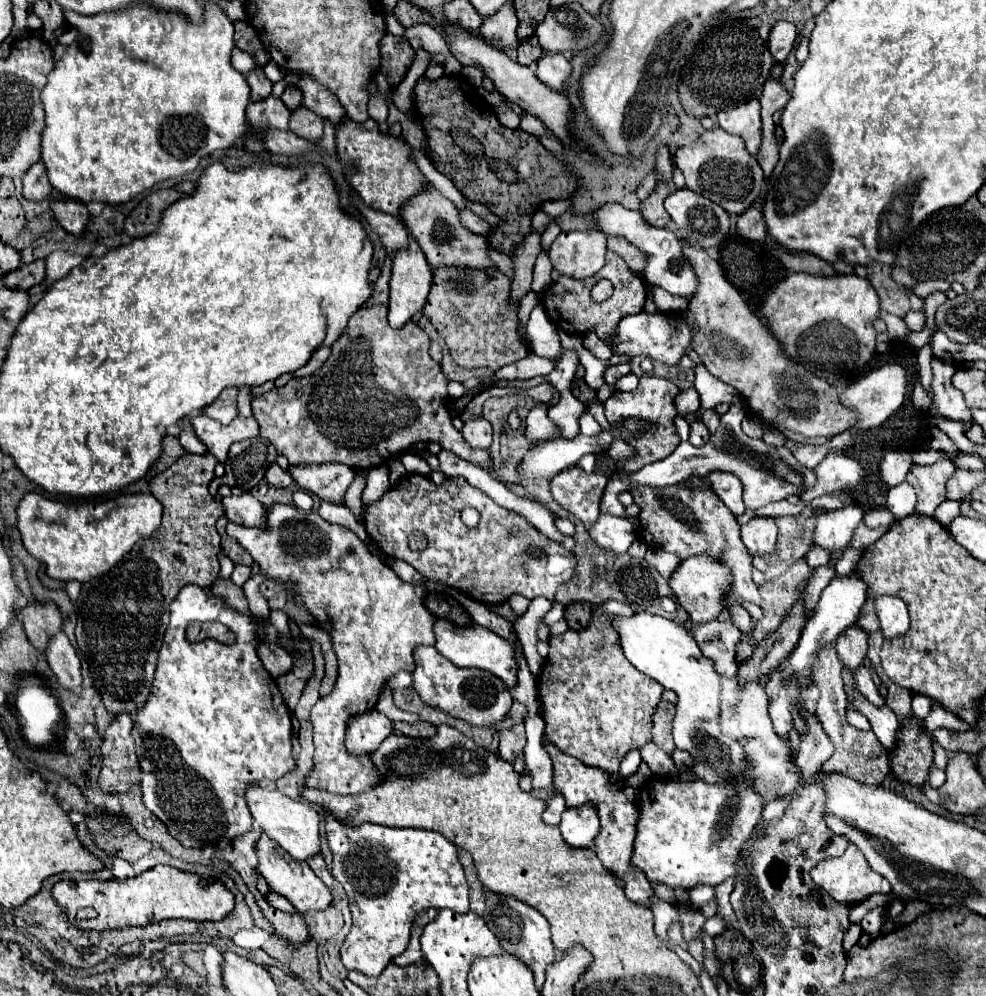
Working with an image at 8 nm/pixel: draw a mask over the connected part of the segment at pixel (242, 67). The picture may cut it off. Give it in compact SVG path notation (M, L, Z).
M234 48L234 52L232 52L232 66L234 66L238 72L244 74L244 72L250 72L250 68L254 68L256 64L254 64L254 60L252 60L250 54Z

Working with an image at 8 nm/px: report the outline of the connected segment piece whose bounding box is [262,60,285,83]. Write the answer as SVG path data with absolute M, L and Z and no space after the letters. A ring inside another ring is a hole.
M273 60L264 66L262 70L267 78L269 78L273 83L280 81L285 75L284 70L282 70Z

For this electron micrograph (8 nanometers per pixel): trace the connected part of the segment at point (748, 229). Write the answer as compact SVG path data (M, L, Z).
M752 206L738 218L738 234L750 242L764 242L766 240L766 224L762 212Z

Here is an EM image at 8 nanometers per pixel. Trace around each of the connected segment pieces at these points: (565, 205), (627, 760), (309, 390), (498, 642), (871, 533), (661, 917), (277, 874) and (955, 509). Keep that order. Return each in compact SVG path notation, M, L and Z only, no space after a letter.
M570 199L566 200L553 200L543 202L540 206L540 210L550 215L551 217L558 217L564 212L568 211L572 205Z
M638 750L628 752L628 754L624 756L622 764L620 764L620 774L622 774L622 776L632 776L632 774L638 770L640 762L642 762L642 756L640 756Z
M386 258L382 274L374 284L372 300L360 308L348 322L344 334L332 344L332 354L326 364L306 378L292 378L286 386L274 388L252 400L252 416L260 422L260 436L266 438L278 454L284 454L294 464L326 464L340 462L354 470L370 470L382 466L390 456L410 450L418 442L438 442L444 450L450 450L464 460L476 464L492 478L496 478L496 468L492 464L490 450L470 448L452 424L448 414L448 378L444 376L438 362L428 354L430 338L416 324L406 324L402 330L394 330L388 324L388 282L390 282L392 262Z
M438 620L434 624L434 632L436 632L436 648L442 656L446 656L450 662L454 662L460 668L482 668L488 672L494 672L498 678L502 678L506 682L508 688L514 688L518 684L518 662L512 650L512 644L506 642L504 638L500 638L498 634L494 634L492 630L480 626L480 624L472 624L468 628L458 628L454 626L450 620Z
M864 522L858 524L858 528L854 530L854 536L852 536L852 548L858 548L858 550L866 550L870 544L874 544L888 528L880 526L880 528L868 528Z
M652 896L652 898L650 898L648 908L650 908L652 914L654 914L656 934L660 936L660 940L662 940L664 944L668 944L668 928L670 928L672 922L678 922L678 914L676 914L676 910L672 908L670 902L660 900L658 896Z
M266 834L260 836L258 844L256 844L256 852L258 852L258 874L266 878L268 886L272 890L276 890L278 894L286 896L292 906L298 912L310 912L310 910L326 910L332 902L330 890L328 886L312 872L312 868L308 866L308 862L304 860L294 860L286 850L282 850L278 844L274 844L274 840L270 840Z
M944 500L934 512L934 518L944 526L950 526L950 522L958 516L960 516L960 502L952 502L952 500Z

